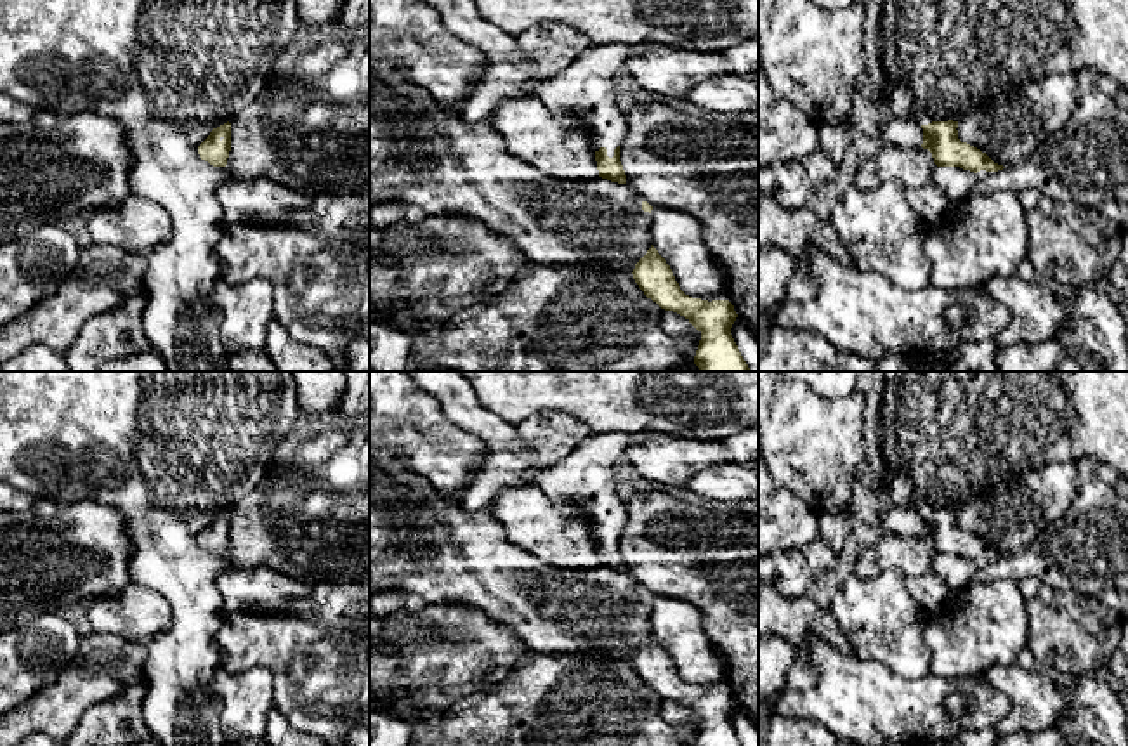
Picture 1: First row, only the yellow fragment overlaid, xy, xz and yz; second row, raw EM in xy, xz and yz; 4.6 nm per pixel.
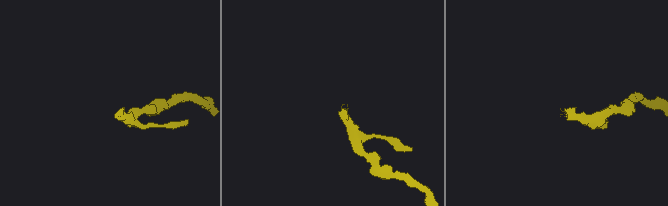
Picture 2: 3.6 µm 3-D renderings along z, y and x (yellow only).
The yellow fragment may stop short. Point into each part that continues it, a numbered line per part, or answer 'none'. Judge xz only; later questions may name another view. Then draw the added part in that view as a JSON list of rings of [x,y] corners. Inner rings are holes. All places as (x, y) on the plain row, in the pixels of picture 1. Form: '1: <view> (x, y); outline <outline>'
1: xz (585, 476); outline [[[404,371],[413,382],[430,394],[443,408],[444,415],[460,430],[481,437],[489,456],[484,470],[474,477],[474,482],[460,496],[463,512],[482,512],[489,507],[496,493],[505,486],[531,484],[541,489],[552,501],[574,501],[587,508],[587,517],[592,522],[594,540],[607,538],[607,545],[614,545],[614,538],[621,533],[626,522],[623,500],[614,491],[613,470],[625,458],[625,451],[640,441],[635,434],[606,432],[594,434],[569,456],[559,460],[548,468],[534,465],[531,451],[521,442],[517,427],[503,422],[493,411],[479,404],[474,387],[460,371]]]

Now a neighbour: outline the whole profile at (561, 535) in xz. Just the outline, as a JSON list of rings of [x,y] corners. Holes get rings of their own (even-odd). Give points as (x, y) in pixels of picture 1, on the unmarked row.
[[[502,488],[486,508],[505,529],[505,538],[559,569],[599,566],[587,507],[552,501],[540,488]]]

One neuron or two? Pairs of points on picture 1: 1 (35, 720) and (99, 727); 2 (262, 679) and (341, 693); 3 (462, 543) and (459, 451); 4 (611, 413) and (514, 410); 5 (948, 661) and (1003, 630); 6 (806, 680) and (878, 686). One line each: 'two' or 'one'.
1: two
2: two
3: two
4: one
5: one
6: two

